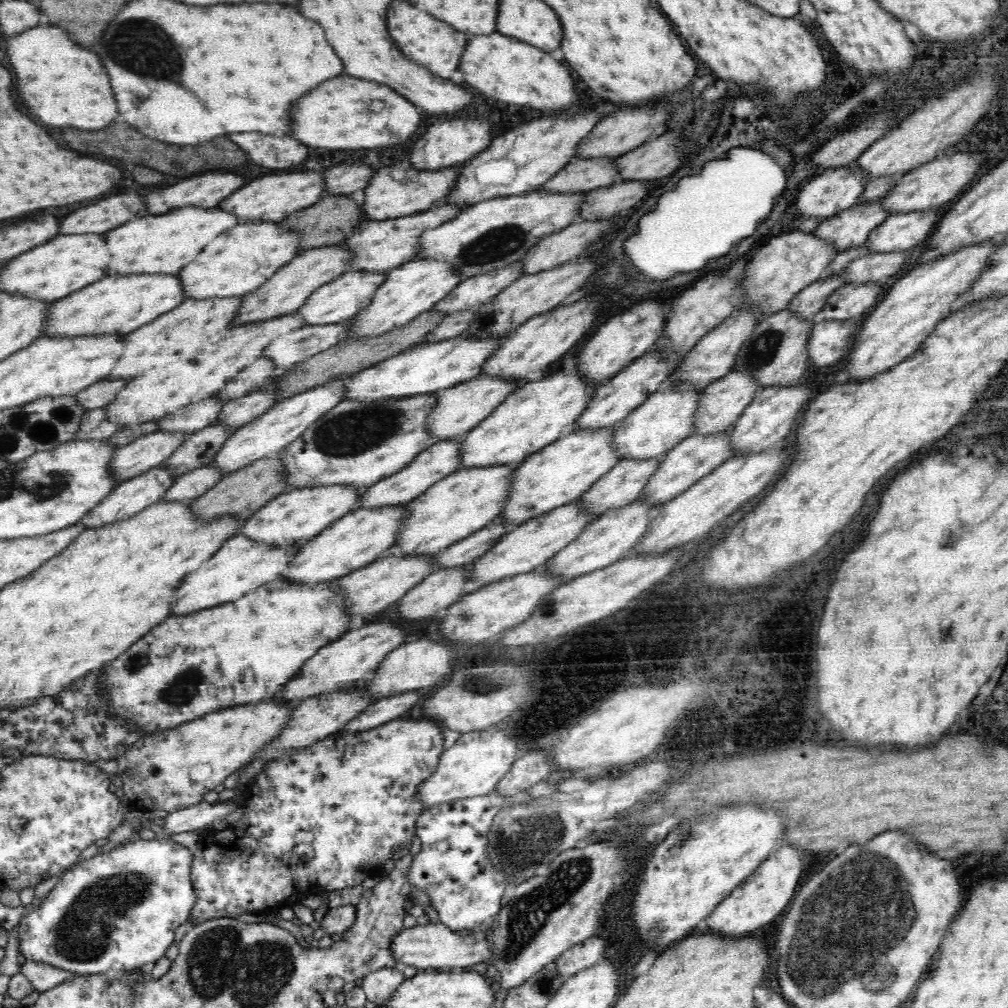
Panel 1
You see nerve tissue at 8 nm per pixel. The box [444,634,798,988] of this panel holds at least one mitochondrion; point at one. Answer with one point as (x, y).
(531, 911)

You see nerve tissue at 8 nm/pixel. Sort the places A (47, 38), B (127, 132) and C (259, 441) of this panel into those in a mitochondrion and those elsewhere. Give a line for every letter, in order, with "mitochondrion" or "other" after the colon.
A: other
B: mitochondrion
C: other

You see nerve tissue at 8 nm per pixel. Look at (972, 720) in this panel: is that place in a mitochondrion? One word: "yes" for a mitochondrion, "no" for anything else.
no

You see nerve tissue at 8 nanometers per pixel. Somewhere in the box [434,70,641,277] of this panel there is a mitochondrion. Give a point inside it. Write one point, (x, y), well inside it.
(497, 244)

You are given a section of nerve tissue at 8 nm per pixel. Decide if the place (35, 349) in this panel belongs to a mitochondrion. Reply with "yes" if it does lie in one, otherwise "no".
no

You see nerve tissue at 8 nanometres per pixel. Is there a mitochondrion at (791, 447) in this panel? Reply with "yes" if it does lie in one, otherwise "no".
no

